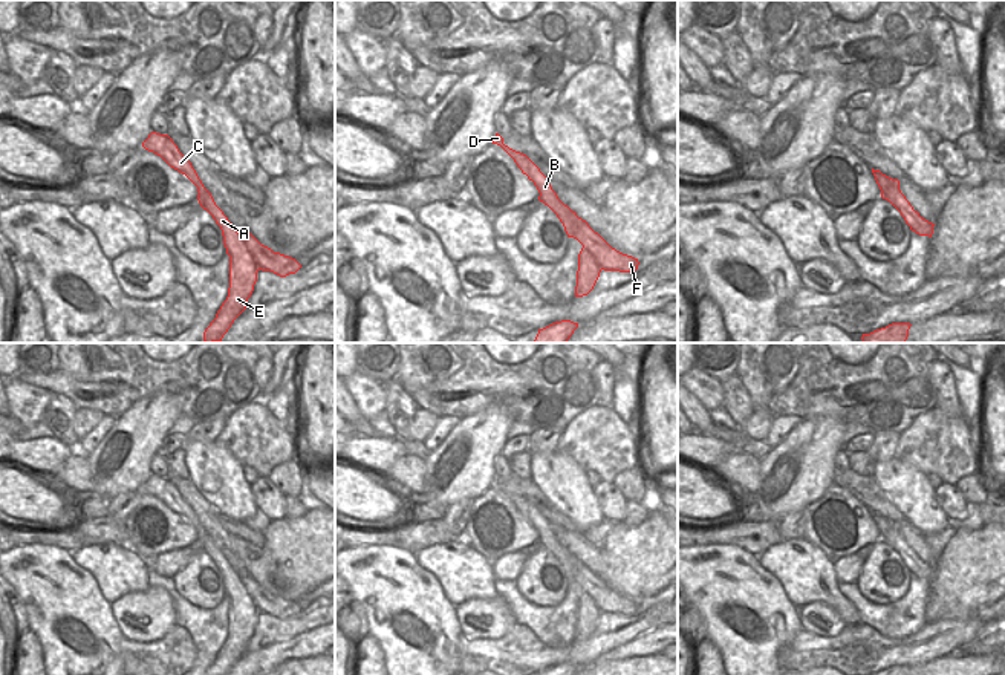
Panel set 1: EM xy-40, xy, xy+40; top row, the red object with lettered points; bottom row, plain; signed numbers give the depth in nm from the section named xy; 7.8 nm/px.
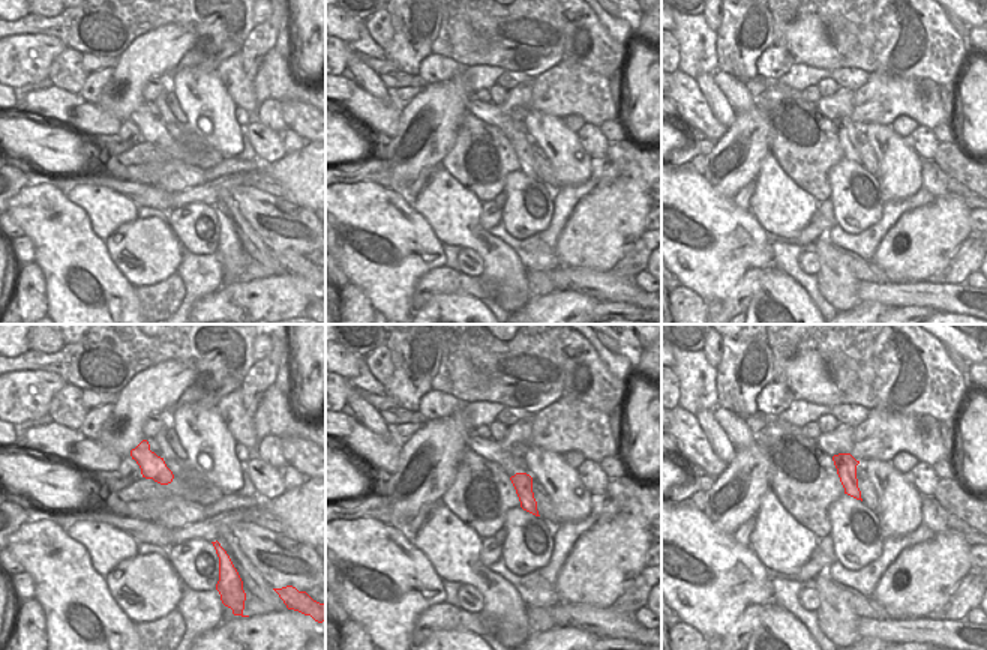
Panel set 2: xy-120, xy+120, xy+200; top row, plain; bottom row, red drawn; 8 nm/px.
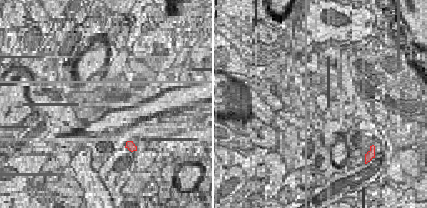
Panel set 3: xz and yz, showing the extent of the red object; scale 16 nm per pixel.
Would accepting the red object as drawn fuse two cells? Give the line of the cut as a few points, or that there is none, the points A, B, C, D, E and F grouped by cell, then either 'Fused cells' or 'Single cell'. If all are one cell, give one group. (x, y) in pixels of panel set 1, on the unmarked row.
Split along xy+40 (886, 519), (887, 539), (906, 551), (917, 564), (917, 574). Groups: A B C D E / F. Fused cells

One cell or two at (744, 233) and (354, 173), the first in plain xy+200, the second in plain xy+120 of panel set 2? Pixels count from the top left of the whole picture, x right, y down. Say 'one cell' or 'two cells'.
two cells

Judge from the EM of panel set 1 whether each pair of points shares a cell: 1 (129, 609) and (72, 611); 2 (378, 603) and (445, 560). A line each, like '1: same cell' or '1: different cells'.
1: different cells
2: different cells

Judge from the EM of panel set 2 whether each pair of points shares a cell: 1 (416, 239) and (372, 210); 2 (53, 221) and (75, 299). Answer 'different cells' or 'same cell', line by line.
1: same cell
2: same cell

